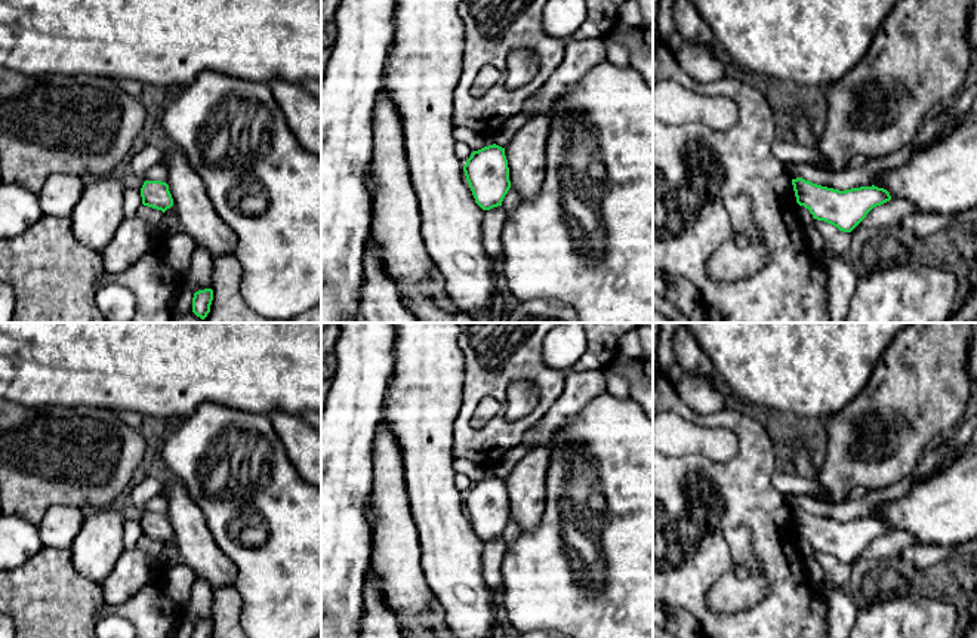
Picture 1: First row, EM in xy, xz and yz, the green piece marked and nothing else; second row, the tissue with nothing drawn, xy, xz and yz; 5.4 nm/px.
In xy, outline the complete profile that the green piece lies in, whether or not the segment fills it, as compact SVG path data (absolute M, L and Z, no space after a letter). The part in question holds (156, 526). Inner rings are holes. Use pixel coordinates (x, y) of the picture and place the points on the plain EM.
M145 512L141 520L142 536L161 542L163 545L173 537L169 517L161 512Z

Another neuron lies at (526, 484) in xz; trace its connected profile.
M546 446L528 449L505 478L509 512L521 531L534 530L543 515L546 503L546 474L549 450Z

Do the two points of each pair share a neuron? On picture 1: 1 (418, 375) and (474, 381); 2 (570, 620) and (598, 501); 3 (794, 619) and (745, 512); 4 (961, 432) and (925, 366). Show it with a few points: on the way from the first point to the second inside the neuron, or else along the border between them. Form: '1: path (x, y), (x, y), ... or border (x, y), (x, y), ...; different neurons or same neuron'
1: border (458, 345), (462, 354), (462, 403), (459, 413); different neurons
2: path (600, 591), (609, 582), (609, 530); same neuron
3: path (791, 592), (771, 539); same neuron
4: border (955, 428), (931, 446); different neurons

